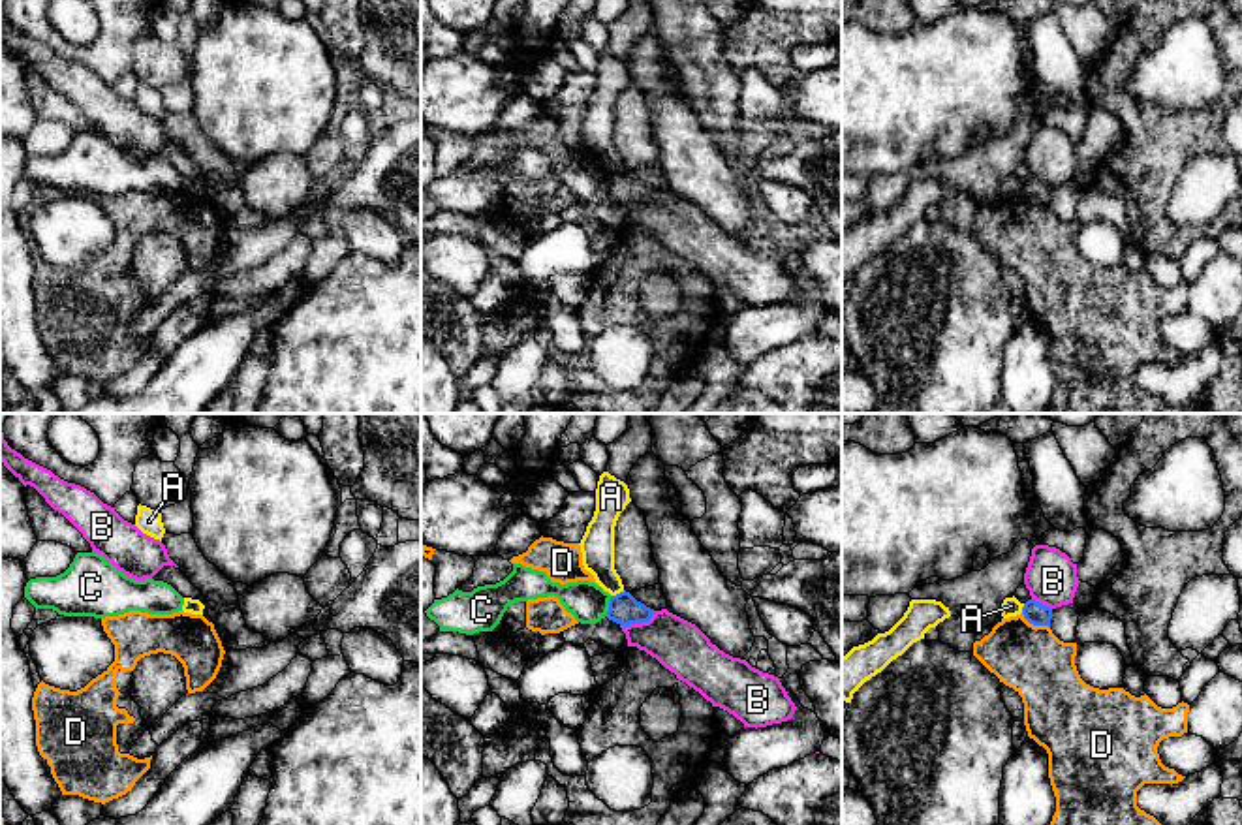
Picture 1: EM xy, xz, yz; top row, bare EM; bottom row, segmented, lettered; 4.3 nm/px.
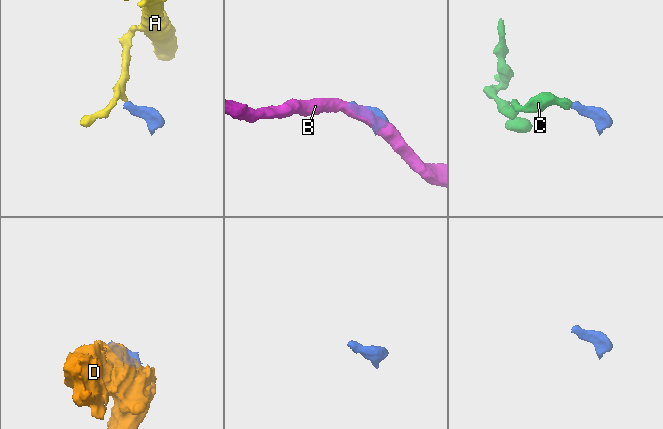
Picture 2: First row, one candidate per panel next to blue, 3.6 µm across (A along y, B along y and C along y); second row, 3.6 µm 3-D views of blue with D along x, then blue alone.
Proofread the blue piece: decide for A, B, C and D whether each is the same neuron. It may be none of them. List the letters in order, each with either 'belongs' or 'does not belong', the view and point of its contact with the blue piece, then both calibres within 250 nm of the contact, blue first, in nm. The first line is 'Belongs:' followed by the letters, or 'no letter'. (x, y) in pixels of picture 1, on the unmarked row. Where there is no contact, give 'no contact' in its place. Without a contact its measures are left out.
Belongs: no letter
A: does not belong; meets blue in xz at (617, 173); 140 nm thick on the blue side, 140 nm on the other
B: does not belong; meets blue in xz at (637, 202); 140 nm thick on the blue side, 220 nm on the other
C: does not belong; meets blue in xz at (609, 185); 140 nm thick on the blue side, 170 nm on the other
D: does not belong; meets blue in yz at (1036, 203); 100 nm thick on the blue side, 300 nm on the other

